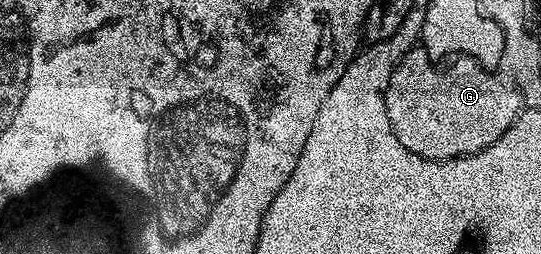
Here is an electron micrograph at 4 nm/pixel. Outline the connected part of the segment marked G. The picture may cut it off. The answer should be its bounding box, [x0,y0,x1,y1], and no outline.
[379,48,521,164]

